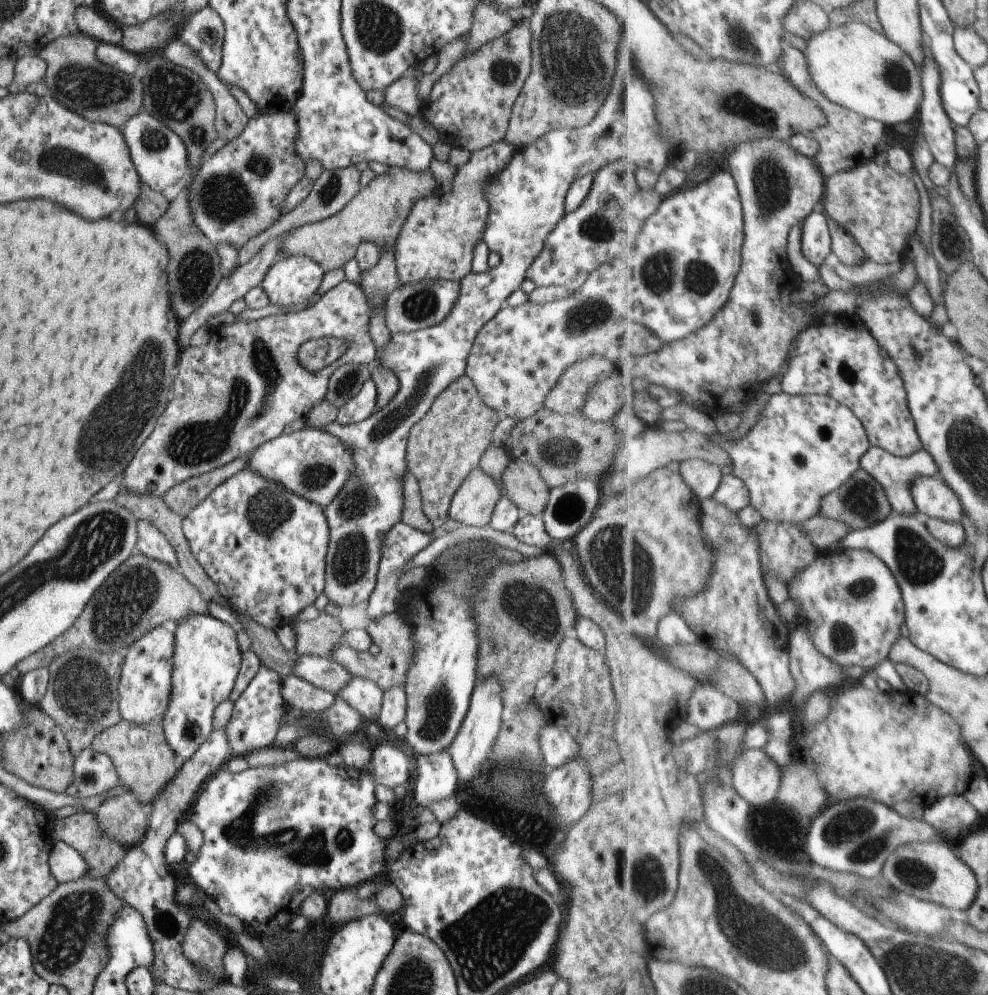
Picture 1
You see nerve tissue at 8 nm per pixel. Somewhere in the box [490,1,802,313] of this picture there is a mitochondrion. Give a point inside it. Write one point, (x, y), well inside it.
(573, 65)

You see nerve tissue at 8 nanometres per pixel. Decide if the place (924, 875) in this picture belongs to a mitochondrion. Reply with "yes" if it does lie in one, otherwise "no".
yes

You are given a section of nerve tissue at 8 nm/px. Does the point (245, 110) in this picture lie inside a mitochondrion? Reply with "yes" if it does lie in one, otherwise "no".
no

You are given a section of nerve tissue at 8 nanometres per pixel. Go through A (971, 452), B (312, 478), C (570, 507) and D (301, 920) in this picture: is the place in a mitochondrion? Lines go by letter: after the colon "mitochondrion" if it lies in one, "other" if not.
A: mitochondrion
B: mitochondrion
C: mitochondrion
D: other

